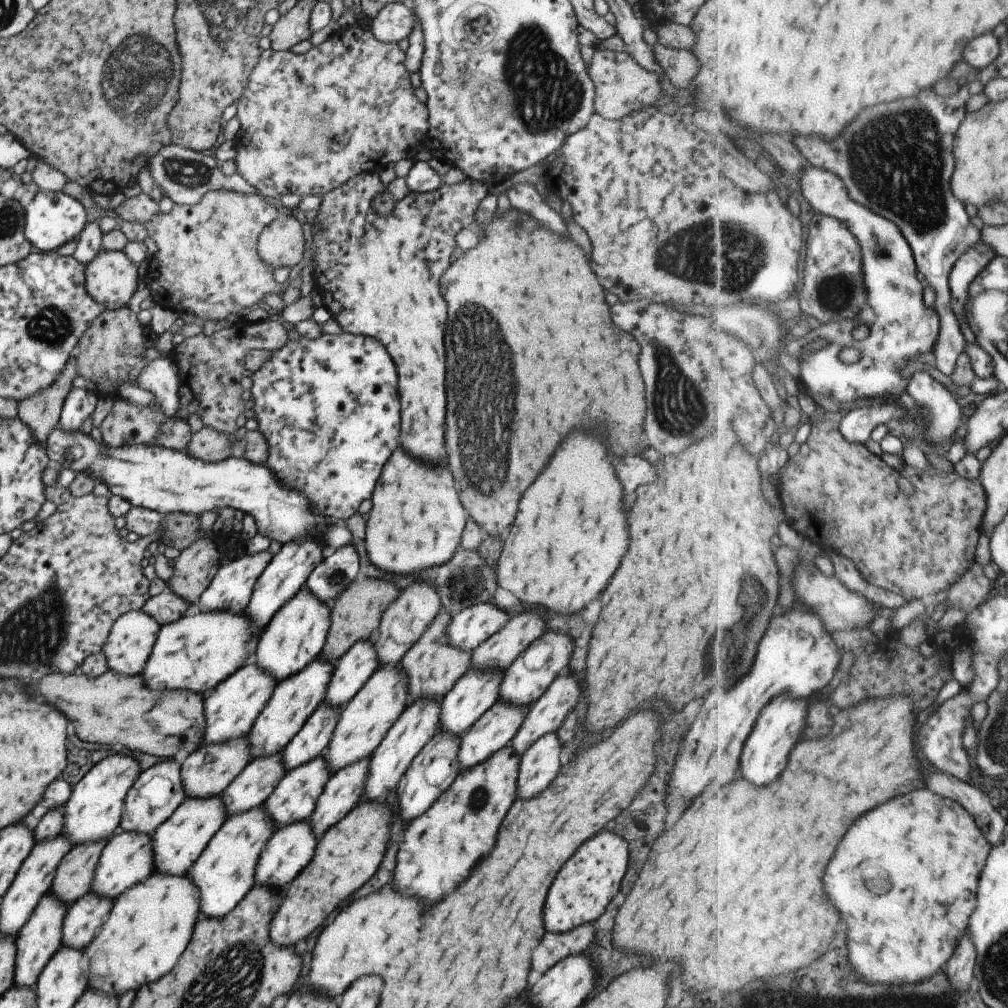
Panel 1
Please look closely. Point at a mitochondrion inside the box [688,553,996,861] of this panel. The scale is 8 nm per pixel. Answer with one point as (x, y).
(759, 589)

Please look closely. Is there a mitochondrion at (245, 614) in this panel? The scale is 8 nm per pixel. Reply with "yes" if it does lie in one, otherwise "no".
no

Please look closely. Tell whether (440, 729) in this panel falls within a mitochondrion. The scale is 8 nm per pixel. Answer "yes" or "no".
no

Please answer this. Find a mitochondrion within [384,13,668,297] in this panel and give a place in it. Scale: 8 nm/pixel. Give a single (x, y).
(546, 93)

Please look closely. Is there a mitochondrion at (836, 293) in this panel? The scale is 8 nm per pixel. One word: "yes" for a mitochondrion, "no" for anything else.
yes

